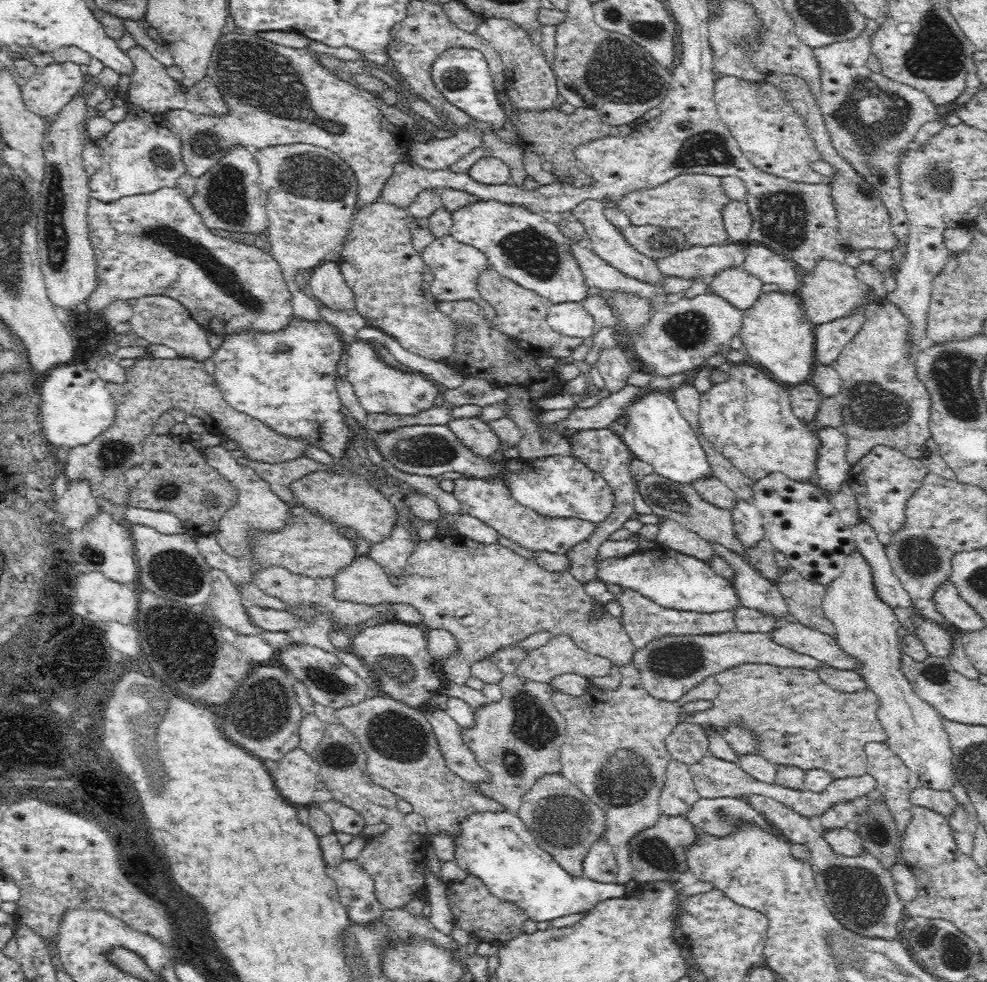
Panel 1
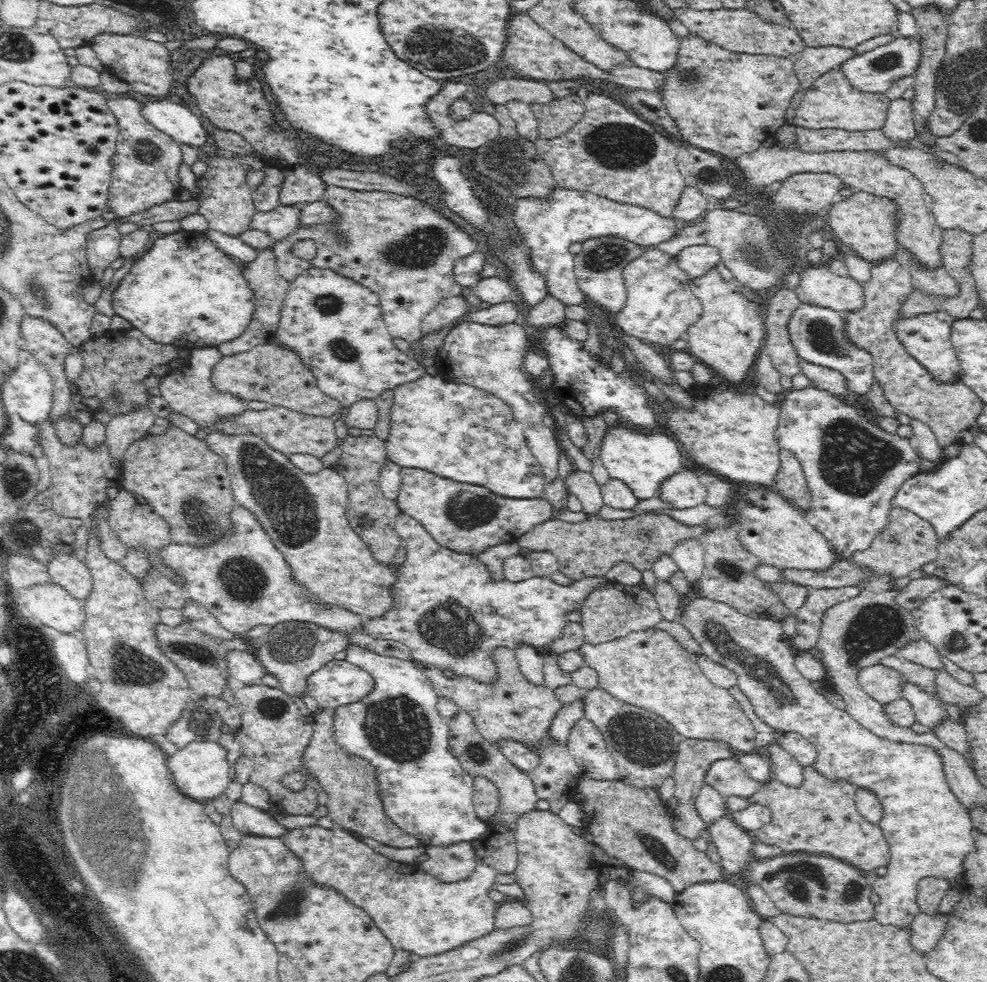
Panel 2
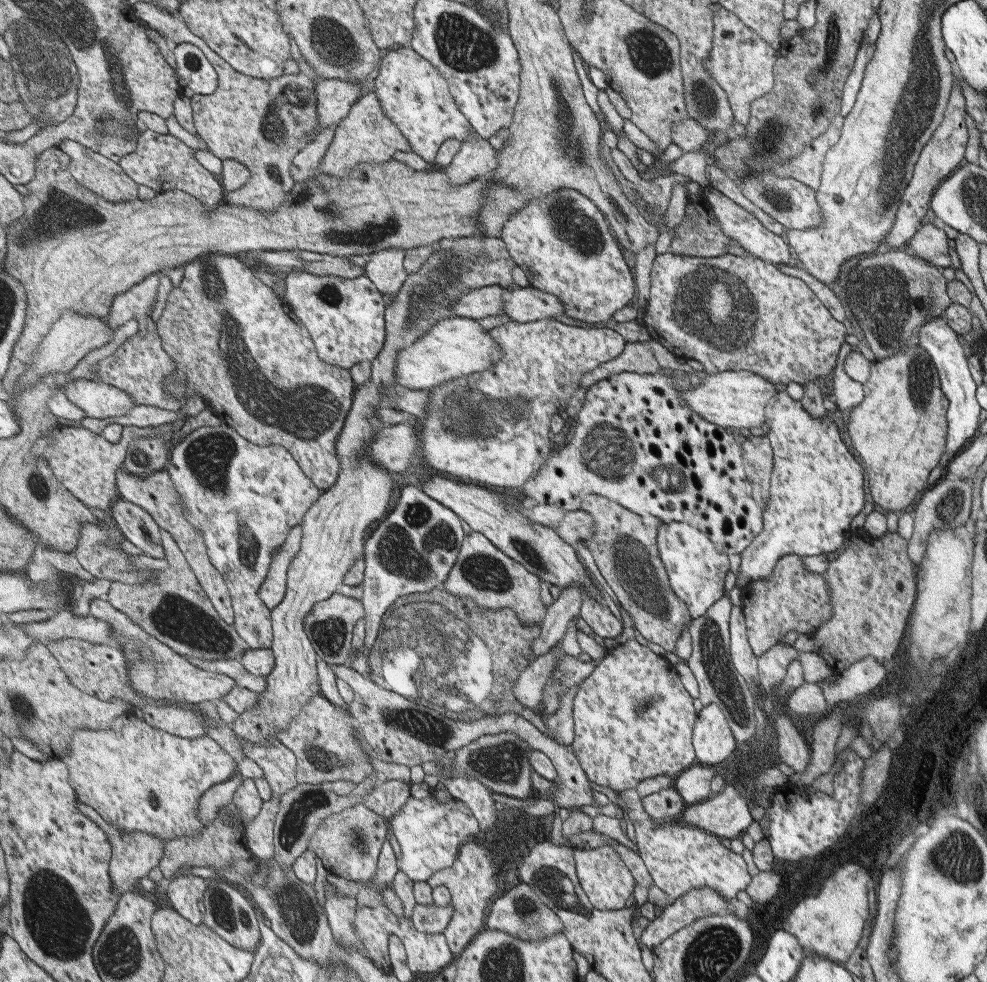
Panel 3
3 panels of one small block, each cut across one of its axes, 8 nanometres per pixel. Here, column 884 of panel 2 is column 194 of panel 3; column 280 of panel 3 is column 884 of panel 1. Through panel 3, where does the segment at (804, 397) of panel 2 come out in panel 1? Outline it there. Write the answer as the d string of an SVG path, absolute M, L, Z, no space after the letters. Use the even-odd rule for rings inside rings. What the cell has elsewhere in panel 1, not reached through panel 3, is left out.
M884 444L869 445L856 460L849 462L848 483L856 491L858 519L873 532L873 538L882 548L889 546L894 534L902 529L906 502L920 488L928 473L922 458L906 456Z

